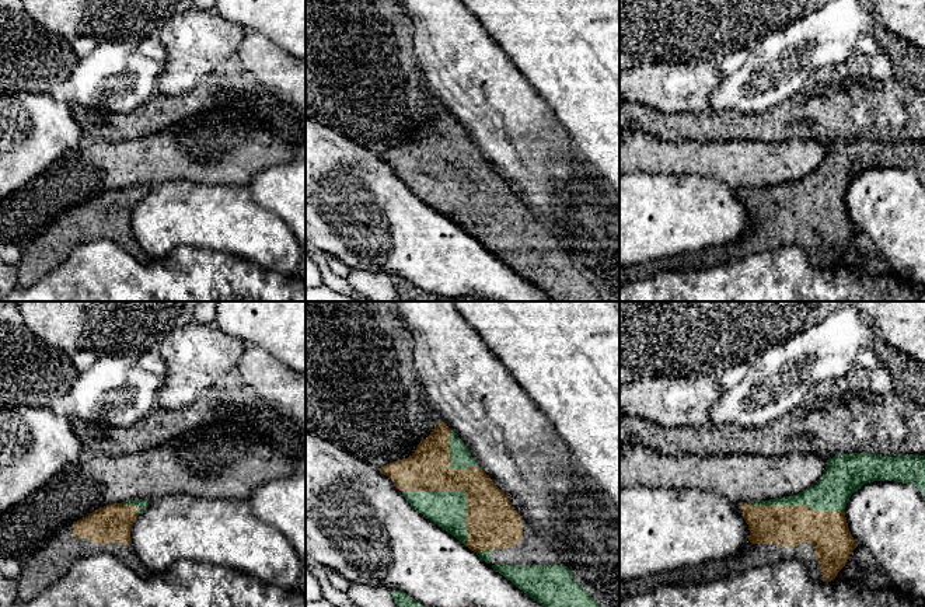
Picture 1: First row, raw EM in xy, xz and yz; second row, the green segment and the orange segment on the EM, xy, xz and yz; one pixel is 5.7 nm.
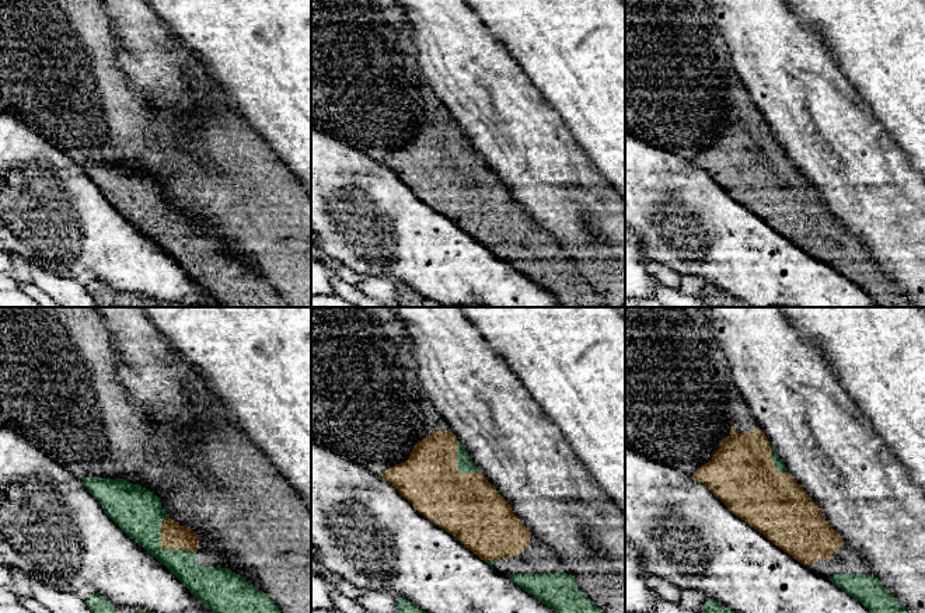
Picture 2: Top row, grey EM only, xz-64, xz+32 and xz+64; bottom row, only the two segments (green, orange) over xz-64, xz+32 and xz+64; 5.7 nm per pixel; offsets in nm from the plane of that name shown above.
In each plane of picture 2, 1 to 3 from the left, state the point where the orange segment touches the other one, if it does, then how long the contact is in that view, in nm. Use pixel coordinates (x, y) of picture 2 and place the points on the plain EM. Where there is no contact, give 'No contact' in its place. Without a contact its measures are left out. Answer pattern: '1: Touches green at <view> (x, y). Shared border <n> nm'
1: Touches green at xz-64 (164, 236). Shared border 280 nm
2: Touches green at xz+32 (457, 150). Shared border 220 nm
3: Touches green at xz+64 (775, 152). Shared border 160 nm

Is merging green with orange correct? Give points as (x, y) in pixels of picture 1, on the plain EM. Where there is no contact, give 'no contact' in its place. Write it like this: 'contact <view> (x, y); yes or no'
contact xz (458, 177); yes

